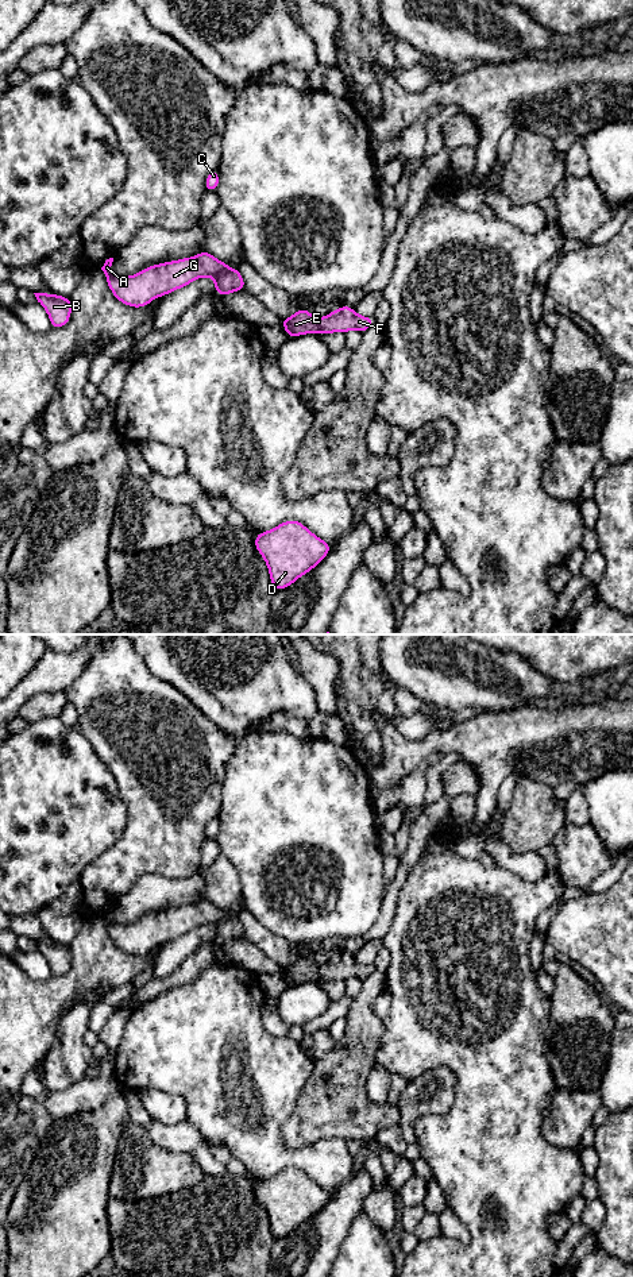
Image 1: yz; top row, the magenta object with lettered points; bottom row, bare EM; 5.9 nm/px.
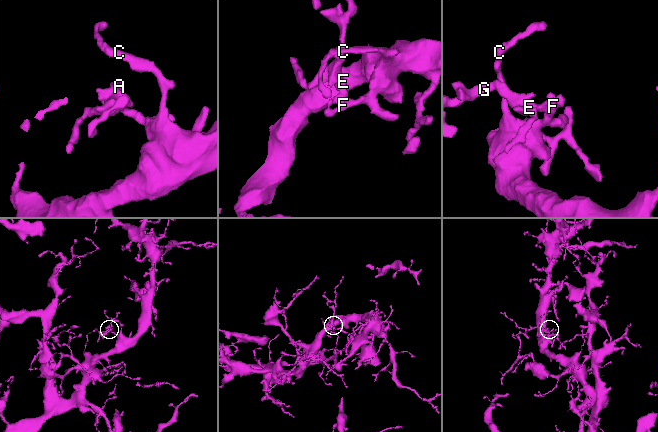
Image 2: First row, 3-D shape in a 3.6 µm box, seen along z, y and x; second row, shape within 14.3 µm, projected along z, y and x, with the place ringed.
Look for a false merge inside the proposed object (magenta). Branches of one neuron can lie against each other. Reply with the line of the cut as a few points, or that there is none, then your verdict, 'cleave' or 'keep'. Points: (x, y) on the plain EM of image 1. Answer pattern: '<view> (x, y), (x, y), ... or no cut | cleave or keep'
yz (320, 967), (319, 979) | cleave

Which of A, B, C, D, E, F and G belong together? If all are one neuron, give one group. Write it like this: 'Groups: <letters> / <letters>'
Groups: A B E G / C D F

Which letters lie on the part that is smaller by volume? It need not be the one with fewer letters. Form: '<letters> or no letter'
A, B, E, G

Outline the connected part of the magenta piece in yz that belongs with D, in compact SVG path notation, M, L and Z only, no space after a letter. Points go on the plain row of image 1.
M297 1168L256 1181L254 1192L267 1212L275 1238L289 1235L309 1220L332 1196L332 1192L317 1185Z

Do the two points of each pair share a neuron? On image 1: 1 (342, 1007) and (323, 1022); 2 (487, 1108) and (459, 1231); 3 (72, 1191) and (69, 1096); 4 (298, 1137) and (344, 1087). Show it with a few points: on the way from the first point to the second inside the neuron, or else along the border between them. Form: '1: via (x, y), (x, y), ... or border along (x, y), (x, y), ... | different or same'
1: via (338, 1009), (327, 1018) | same
2: border along (447, 1206), (464, 1227), (467, 1233), (466, 1241) | different
3: border along (100, 1107), (92, 1111), (78, 1111), (54, 1121) | different
4: via (307, 1125), (332, 1099) | same

